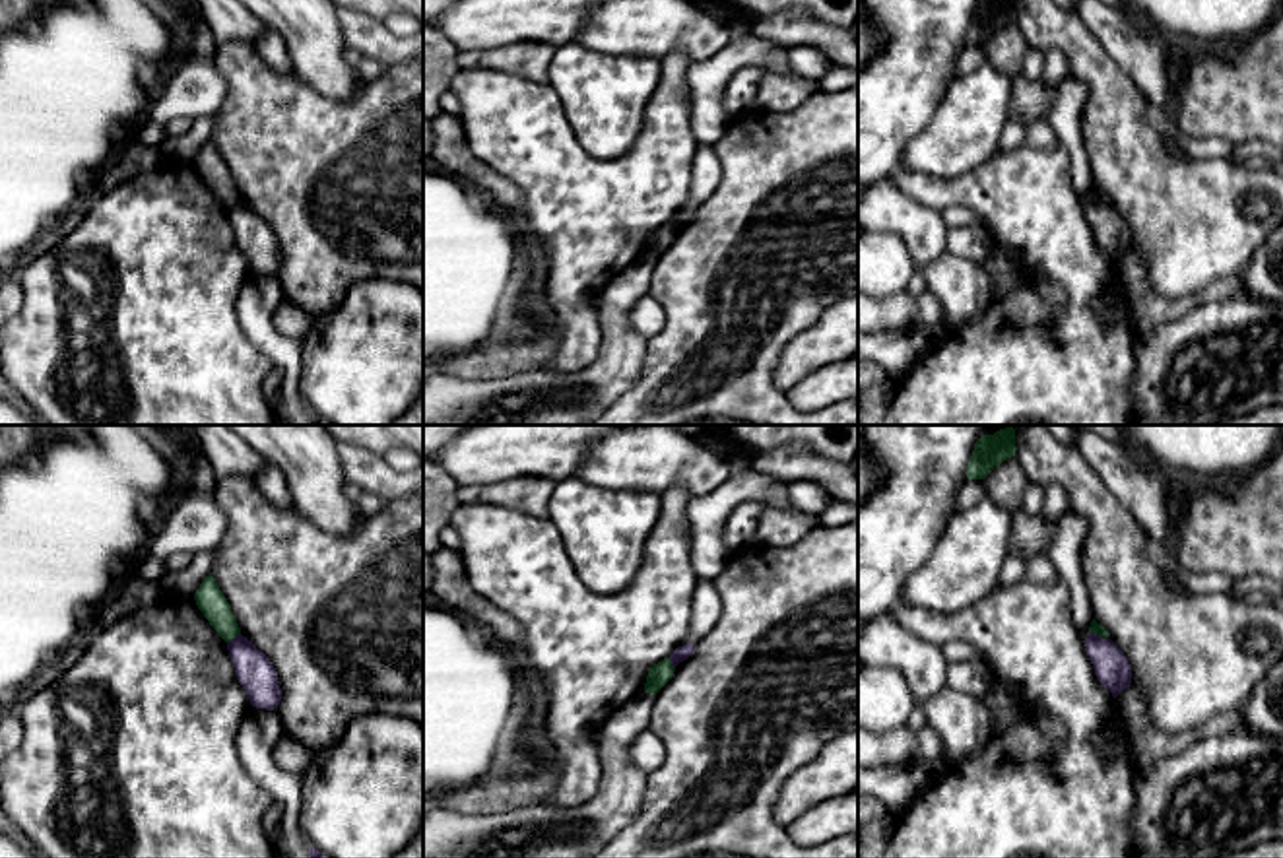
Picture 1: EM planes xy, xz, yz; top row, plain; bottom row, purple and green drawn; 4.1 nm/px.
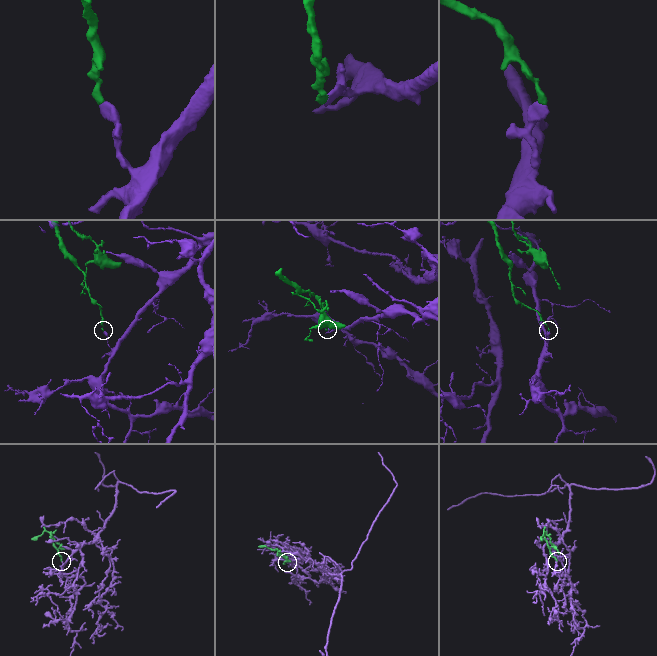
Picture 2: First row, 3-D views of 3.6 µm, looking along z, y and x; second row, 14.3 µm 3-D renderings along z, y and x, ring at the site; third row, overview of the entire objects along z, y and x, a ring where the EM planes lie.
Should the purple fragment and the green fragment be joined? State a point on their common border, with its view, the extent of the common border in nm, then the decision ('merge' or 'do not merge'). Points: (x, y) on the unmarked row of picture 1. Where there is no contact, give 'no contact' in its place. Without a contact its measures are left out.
xy (235, 202) | 70 nm | do not merge

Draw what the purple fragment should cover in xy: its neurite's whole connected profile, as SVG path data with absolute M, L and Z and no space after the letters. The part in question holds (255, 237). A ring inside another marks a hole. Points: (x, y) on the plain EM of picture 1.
M243 200L229 206L227 215L237 245L247 256L250 270L256 274L274 276L280 270L281 254L278 237L268 221Z

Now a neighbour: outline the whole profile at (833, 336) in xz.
M858 295L837 299L809 328L786 342L774 369L774 382L786 392L811 371L852 353L858 353Z

